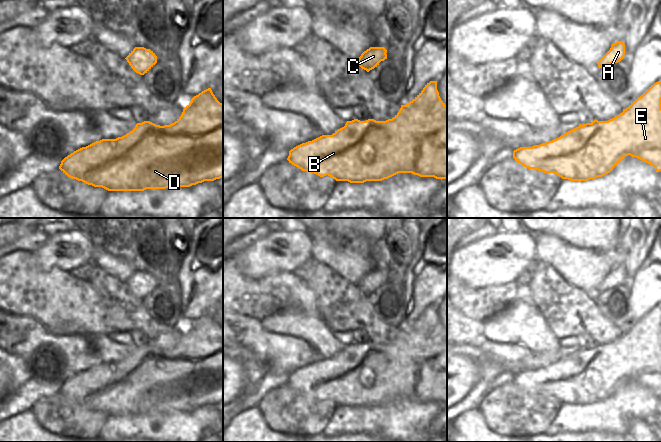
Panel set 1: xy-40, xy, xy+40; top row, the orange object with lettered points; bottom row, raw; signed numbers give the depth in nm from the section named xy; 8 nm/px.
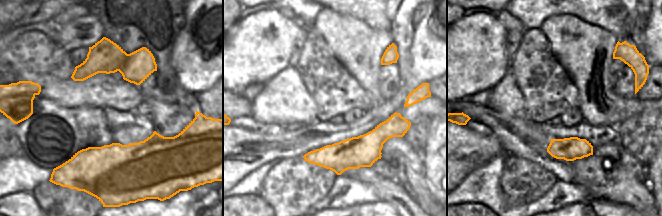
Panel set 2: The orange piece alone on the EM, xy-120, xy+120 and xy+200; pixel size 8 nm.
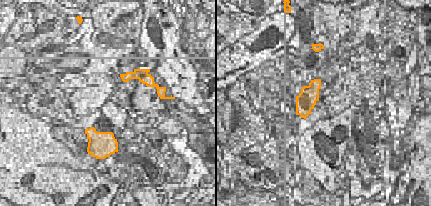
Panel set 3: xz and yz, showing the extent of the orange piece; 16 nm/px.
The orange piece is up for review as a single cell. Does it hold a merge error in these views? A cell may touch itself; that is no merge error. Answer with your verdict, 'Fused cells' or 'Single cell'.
Fused cells

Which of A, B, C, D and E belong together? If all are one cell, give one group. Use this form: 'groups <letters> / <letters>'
groups A B D E / C

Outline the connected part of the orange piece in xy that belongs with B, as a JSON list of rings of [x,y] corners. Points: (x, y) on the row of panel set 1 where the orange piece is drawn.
[[[437,81],[427,83],[392,119],[347,121],[332,135],[294,147],[287,160],[302,171],[350,183],[382,181],[398,173],[447,179],[447,105],[439,96]]]

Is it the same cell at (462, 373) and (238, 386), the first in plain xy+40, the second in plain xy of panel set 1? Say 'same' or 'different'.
same

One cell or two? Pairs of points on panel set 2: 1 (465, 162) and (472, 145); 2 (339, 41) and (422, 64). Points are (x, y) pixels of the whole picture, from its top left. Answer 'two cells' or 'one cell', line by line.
1: one cell
2: two cells

